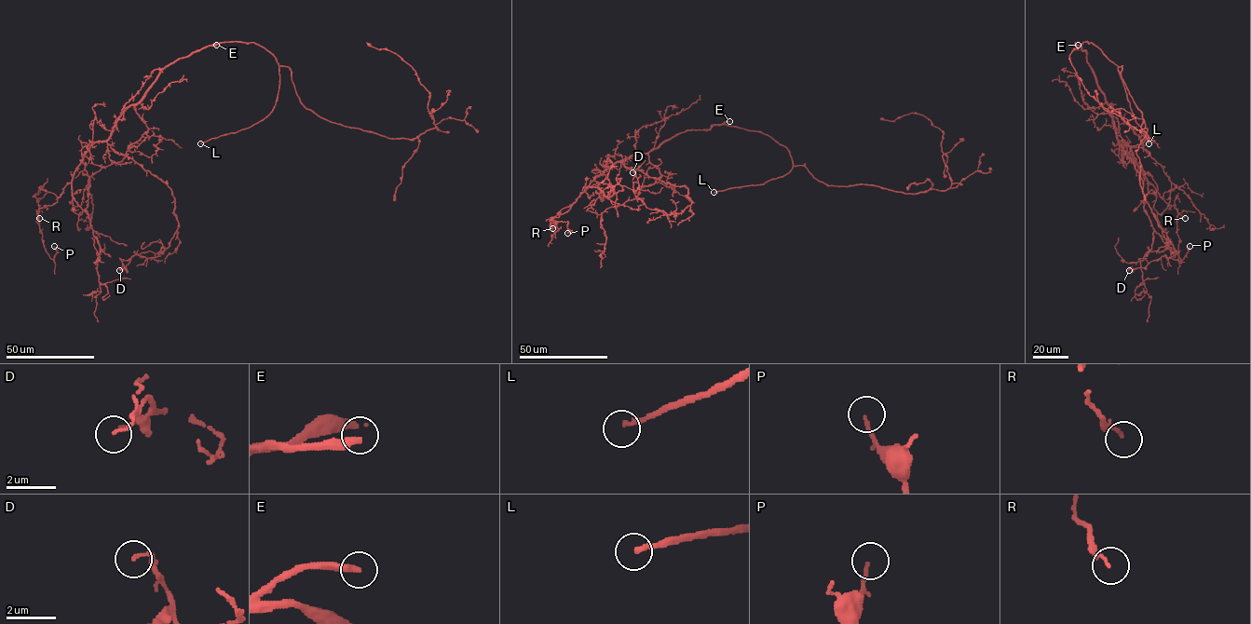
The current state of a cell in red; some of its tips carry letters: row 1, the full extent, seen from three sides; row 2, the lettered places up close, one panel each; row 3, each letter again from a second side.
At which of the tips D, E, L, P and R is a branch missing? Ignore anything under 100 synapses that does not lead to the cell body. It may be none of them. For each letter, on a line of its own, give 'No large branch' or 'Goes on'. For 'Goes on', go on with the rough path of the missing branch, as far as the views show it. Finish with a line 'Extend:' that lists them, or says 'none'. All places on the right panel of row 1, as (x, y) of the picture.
D: No large branch
E: Goes on. Course of what is missing: (1078, 45), (1081, 45), (1081, 51), (1070, 59), (1040, 68)
L: Goes on. Course of what is missing: (1149, 143), (1150, 151), (1149, 142), (1128, 137), (1096, 115), (1091, 109), (1084, 87), (1071, 77), (1069, 72)
P: No large branch
R: No large branch
Extend: E, L

